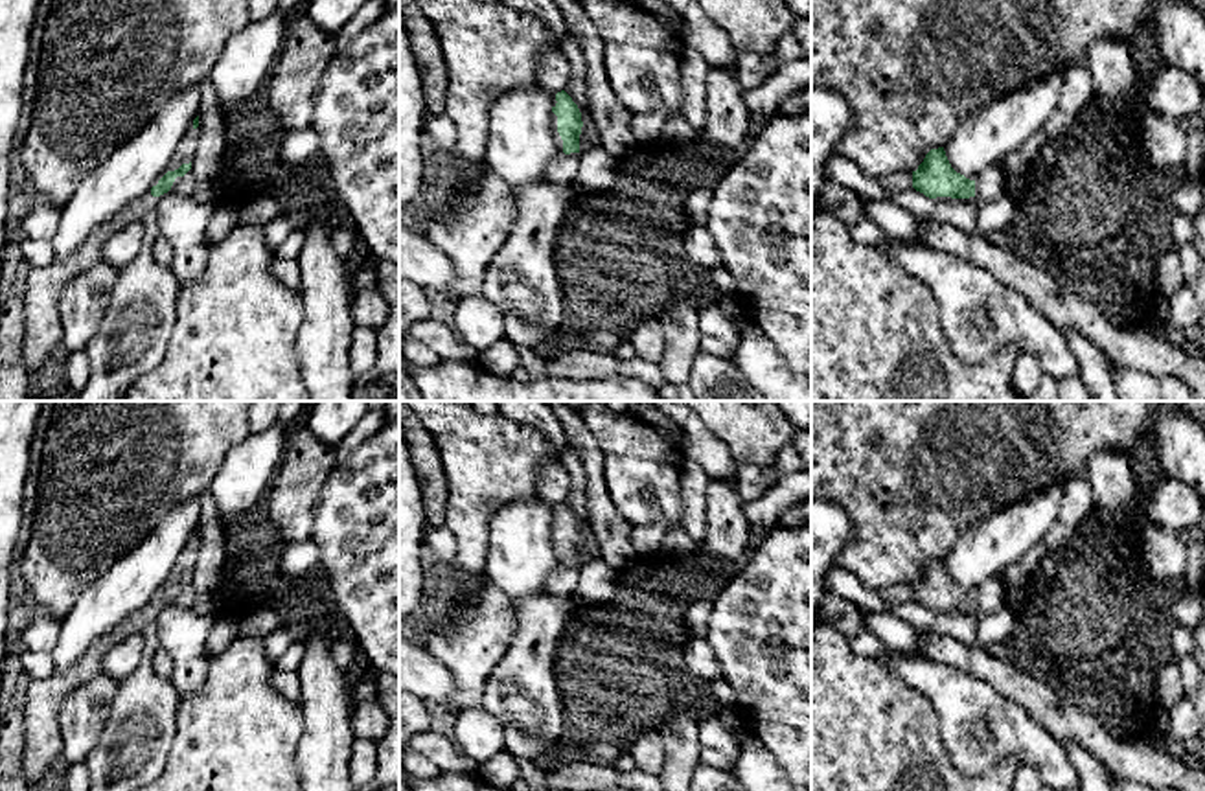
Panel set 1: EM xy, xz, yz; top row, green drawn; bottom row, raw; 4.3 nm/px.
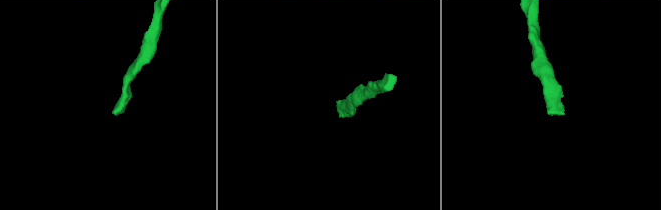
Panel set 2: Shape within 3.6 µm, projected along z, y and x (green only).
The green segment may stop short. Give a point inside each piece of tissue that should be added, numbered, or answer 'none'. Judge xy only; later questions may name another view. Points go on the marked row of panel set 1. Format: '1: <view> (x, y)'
1: xy (186, 148)

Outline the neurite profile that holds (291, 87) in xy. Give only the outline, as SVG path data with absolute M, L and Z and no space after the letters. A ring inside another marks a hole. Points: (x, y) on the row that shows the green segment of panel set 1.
M300 13L291 17L281 52L263 86L285 132L311 127L318 79L335 52L335 35Z

